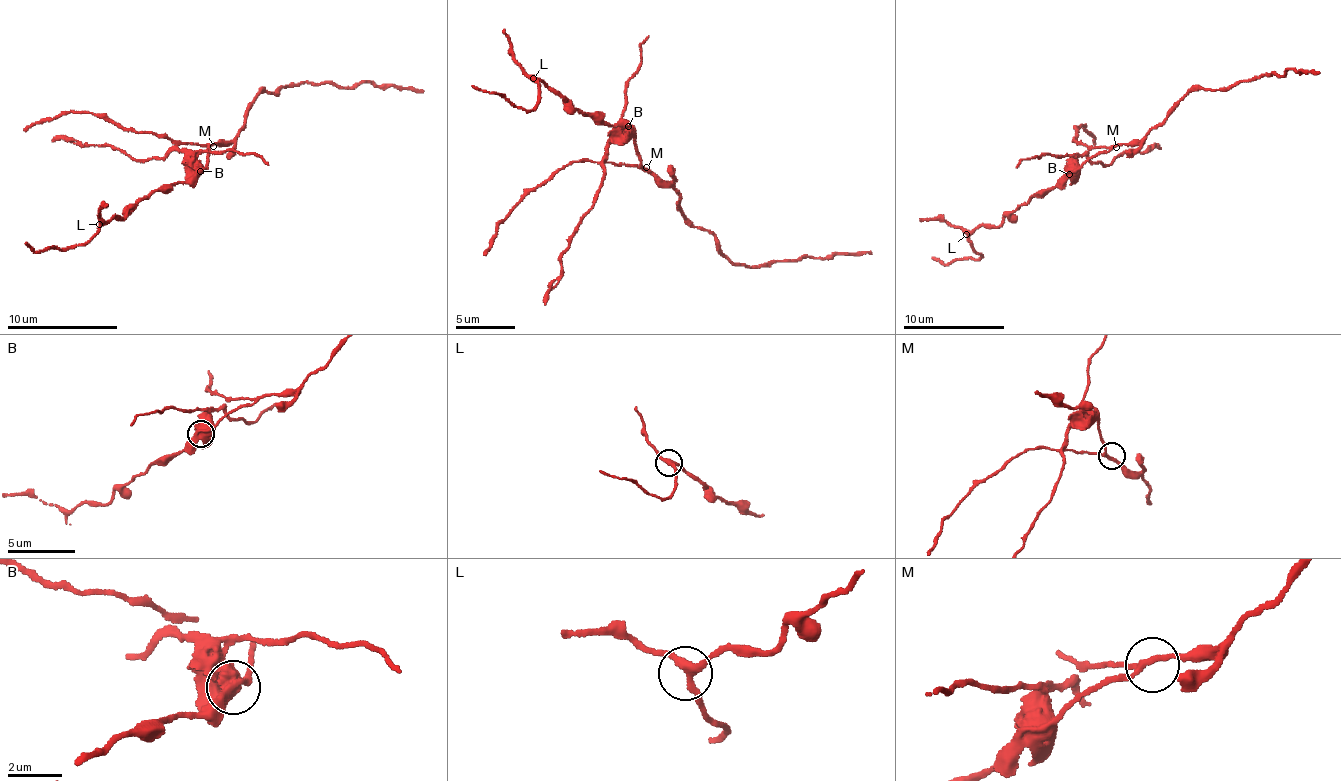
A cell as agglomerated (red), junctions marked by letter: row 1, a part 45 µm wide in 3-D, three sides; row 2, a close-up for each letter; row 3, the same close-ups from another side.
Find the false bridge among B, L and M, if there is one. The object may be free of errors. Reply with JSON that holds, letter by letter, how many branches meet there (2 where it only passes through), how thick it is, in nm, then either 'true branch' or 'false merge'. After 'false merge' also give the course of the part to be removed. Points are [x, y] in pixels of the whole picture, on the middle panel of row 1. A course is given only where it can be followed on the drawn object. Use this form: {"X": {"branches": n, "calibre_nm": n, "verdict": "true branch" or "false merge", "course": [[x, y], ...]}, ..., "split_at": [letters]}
{"B": {"branches": 3, "calibre_nm": 400, "verdict": "false merge", "course": [[628, 126], [606, 144], [592, 209], [560, 256], [560, 280], [548, 292], [544, 303]]}, "L": {"branches": 3, "calibre_nm": 280, "verdict": "true branch"}, "M": {"branches": 3, "calibre_nm": 190, "verdict": "true branch"}, "split_at": ["B"]}

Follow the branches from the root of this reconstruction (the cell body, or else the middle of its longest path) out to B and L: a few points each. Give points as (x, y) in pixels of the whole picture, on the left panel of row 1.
B: (212, 143), (201, 170)
L: (212, 143), (205, 165), (194, 178), (161, 185), (131, 205), (124, 218), (112, 217), (99, 224)

